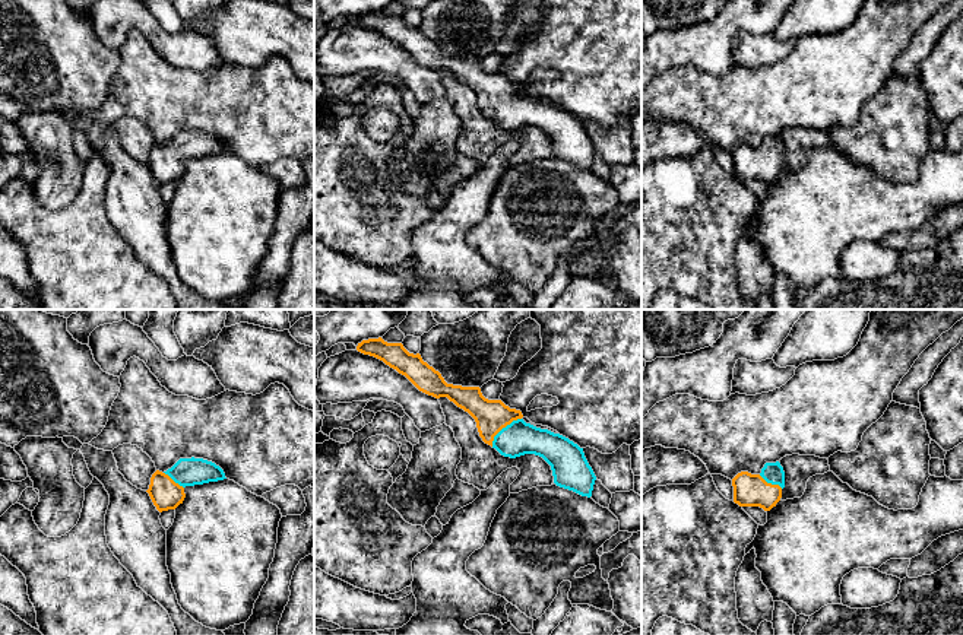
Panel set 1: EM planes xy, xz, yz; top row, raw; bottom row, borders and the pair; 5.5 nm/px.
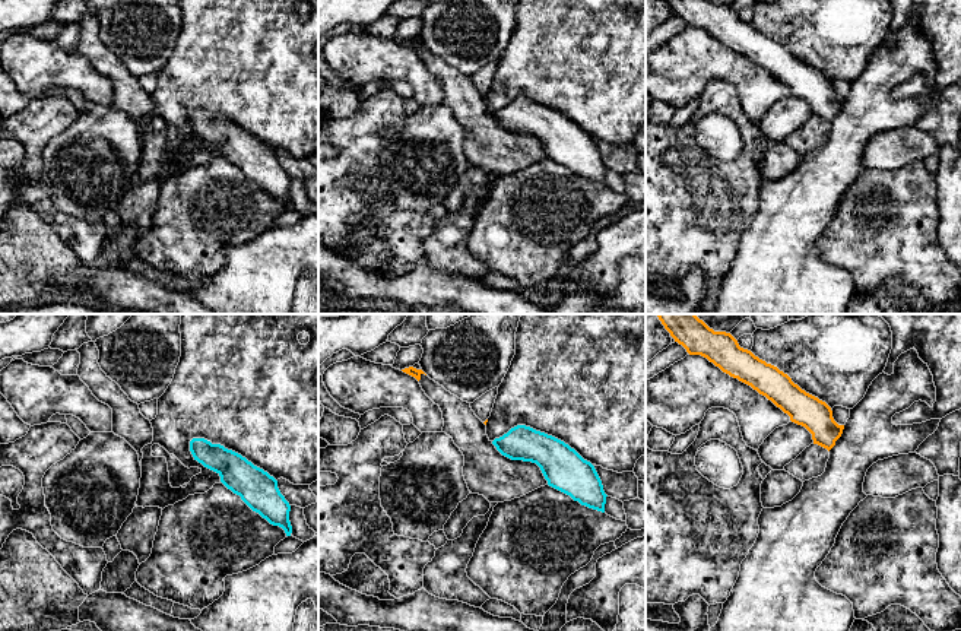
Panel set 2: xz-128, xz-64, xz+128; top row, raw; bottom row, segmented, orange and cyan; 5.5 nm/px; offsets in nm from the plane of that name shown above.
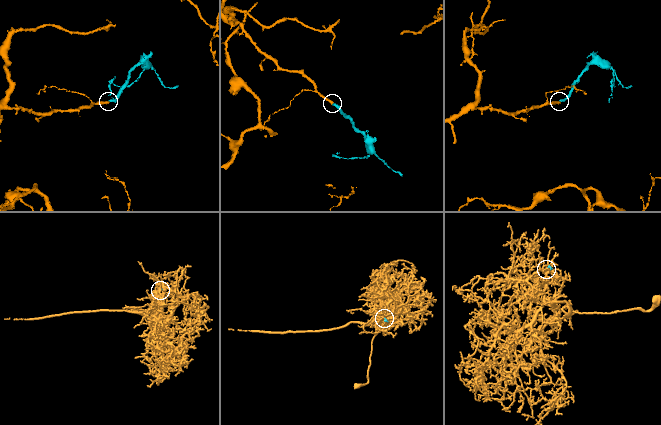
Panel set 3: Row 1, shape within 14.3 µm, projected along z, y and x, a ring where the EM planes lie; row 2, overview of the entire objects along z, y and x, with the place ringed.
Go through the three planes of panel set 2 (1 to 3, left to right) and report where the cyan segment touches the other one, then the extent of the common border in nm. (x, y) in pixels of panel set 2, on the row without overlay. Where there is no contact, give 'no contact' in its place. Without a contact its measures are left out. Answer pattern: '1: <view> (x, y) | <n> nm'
1: no contact
2: no contact
3: no contact

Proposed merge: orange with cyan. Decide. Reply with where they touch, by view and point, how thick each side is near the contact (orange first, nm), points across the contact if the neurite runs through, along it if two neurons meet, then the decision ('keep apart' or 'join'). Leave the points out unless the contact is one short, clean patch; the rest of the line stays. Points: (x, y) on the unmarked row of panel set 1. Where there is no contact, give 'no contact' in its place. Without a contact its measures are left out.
xz (503, 99) | 180/190 nm | across xz (491, 89), (503, 99), (513, 110), (519, 111) | join

